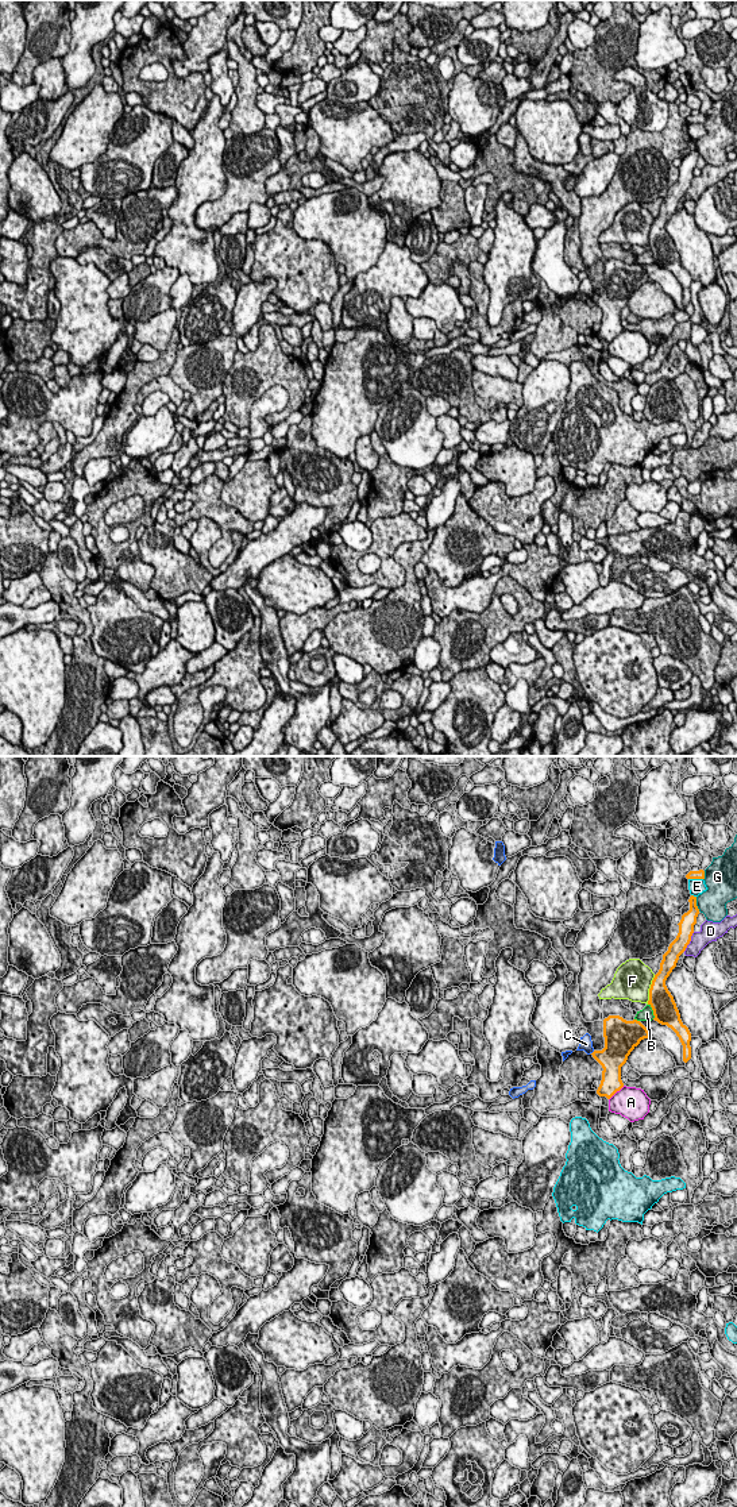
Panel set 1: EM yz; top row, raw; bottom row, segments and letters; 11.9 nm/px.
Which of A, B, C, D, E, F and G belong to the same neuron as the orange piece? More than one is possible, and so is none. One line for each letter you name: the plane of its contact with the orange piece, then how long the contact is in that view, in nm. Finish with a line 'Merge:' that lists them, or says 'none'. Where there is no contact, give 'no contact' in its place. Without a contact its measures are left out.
Merge: none

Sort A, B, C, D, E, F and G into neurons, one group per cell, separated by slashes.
A / B / C / D / E / F / G

